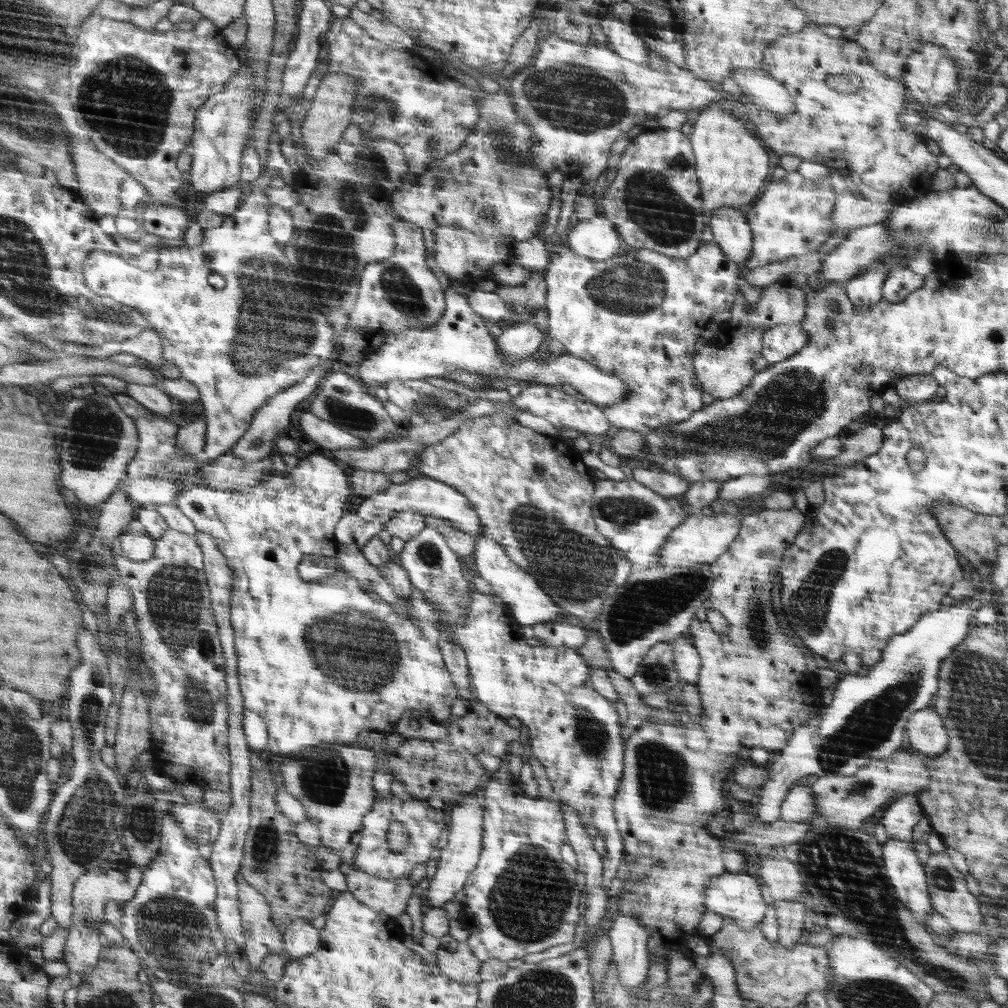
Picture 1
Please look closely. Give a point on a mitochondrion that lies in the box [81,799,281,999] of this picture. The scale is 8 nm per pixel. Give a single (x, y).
(175, 935)

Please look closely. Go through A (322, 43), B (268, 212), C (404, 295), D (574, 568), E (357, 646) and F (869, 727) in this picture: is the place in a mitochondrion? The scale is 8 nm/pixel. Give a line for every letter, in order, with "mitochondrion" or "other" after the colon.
A: other
B: other
C: mitochondrion
D: mitochondrion
E: mitochondrion
F: mitochondrion

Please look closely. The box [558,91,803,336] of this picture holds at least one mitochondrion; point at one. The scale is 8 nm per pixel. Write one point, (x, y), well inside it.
(653, 202)

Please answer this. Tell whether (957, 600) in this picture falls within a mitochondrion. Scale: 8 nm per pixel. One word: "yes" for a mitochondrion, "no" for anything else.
no

